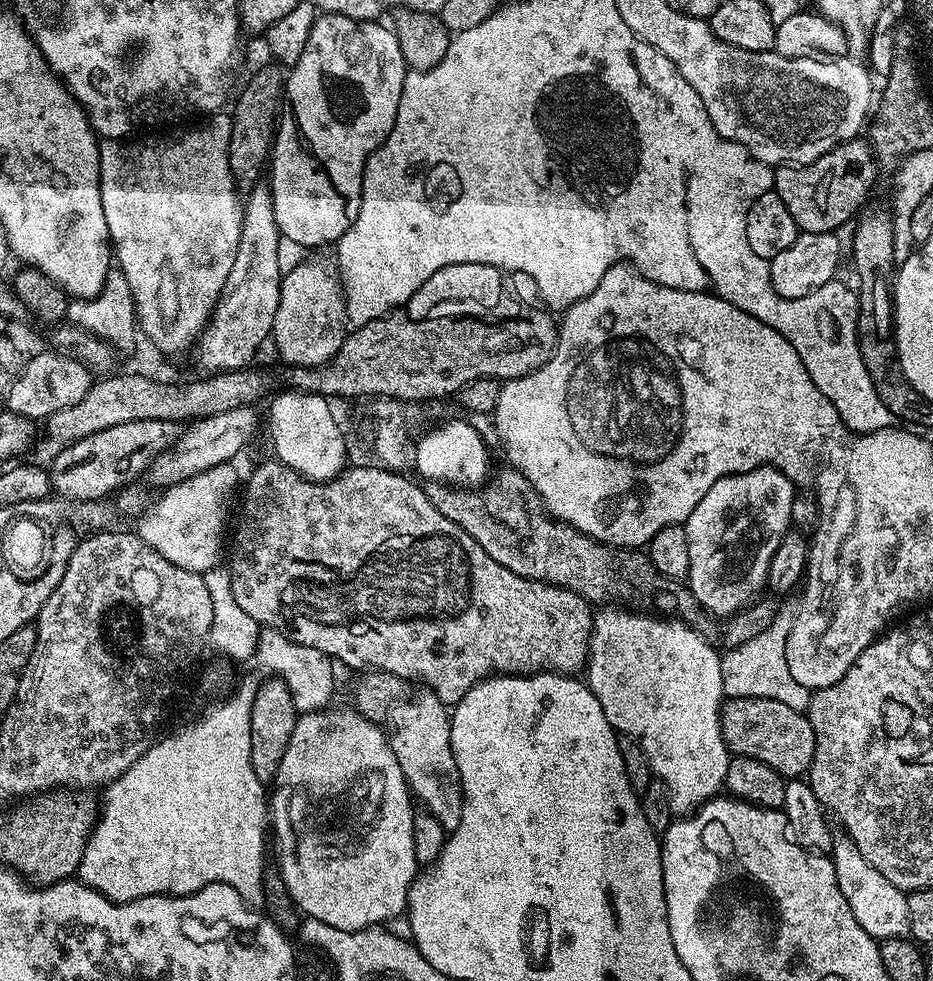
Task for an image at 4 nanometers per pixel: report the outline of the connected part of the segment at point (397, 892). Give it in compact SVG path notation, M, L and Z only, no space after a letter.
M329 706L323 710L308 710L308 713L301 715L297 719L296 725L294 726L294 734L290 734L290 742L286 746L286 754L282 754L282 766L278 766L276 771L276 779L270 788L270 836L276 839L276 864L275 867L280 873L282 882L284 883L284 891L287 899L290 901L305 917L310 919L317 919L320 922L326 922L329 926L334 926L338 930L346 930L347 932L357 932L363 928L370 928L373 926L384 926L390 918L395 916L405 915L408 906L408 891L412 884L417 883L418 876L418 865L416 863L416 855L414 854L414 818L416 812L412 804L414 805L414 797L411 792L408 791L408 784L404 781L404 775L402 774L402 766L398 766L398 758L394 758L394 750L390 750L388 745L388 737L385 729L381 727L379 723L373 722L365 718L361 712L356 711L355 707L347 706L348 708L336 708L337 706Z

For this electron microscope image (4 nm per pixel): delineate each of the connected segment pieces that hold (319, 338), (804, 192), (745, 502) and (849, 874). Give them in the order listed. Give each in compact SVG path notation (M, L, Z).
M304 258L280 281L278 314L274 314L271 343L276 343L276 352L285 360L285 365L317 368L338 354L345 335L344 289L339 275L316 260Z
M864 138L848 140L809 164L777 167L774 191L790 210L790 218L800 232L836 232L865 207L864 199L876 184L876 168L878 161L871 143Z
M767 466L727 476L706 490L706 498L694 506L682 525L686 542L690 546L686 587L703 611L705 608L710 615L720 616L719 618L735 616L740 609L748 607L763 593L760 591L765 591L770 558L774 558L774 550L778 550L782 538L790 530L790 506L796 494L797 489L788 481L786 474Z
M840 834L833 839L830 859L834 866L834 874L838 878L838 888L850 906L854 918L866 934L875 940L889 940L899 936L907 937L910 933L910 906L906 893L898 890L894 882L886 882L886 878L862 856L862 850L854 846L854 842L846 834Z

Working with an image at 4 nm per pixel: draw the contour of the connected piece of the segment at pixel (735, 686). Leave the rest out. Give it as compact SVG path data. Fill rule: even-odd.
M777 611L774 622L754 638L727 649L720 657L722 686L728 698L774 698L790 706L790 710L807 713L810 689L802 682L794 682L790 666L786 666L786 638L790 638L793 613Z

